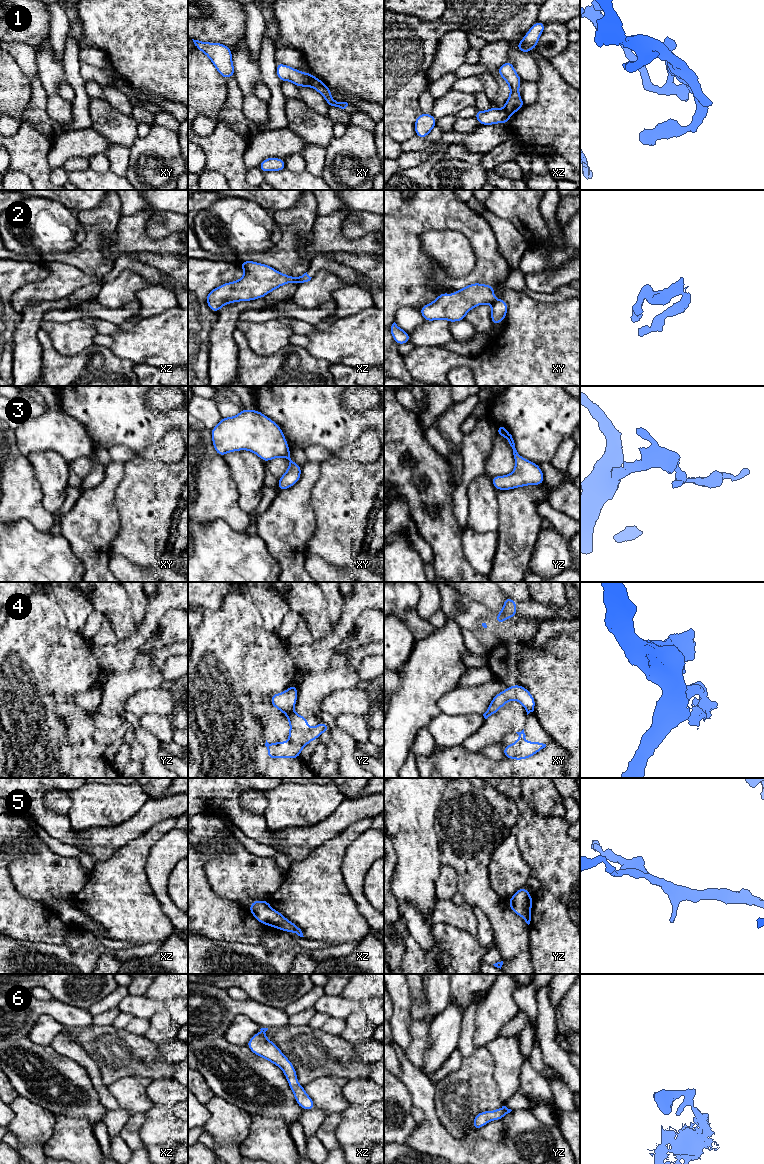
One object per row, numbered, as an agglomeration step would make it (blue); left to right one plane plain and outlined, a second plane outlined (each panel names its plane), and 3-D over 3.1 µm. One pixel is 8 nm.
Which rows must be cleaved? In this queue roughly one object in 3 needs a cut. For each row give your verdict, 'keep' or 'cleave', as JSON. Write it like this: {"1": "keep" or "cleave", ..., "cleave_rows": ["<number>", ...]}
{"1": "cleave", "2": "cleave", "3": "keep", "4": "cleave", "5": "keep", "6": "keep", "cleave_rows": ["1", "2", "4"]}

